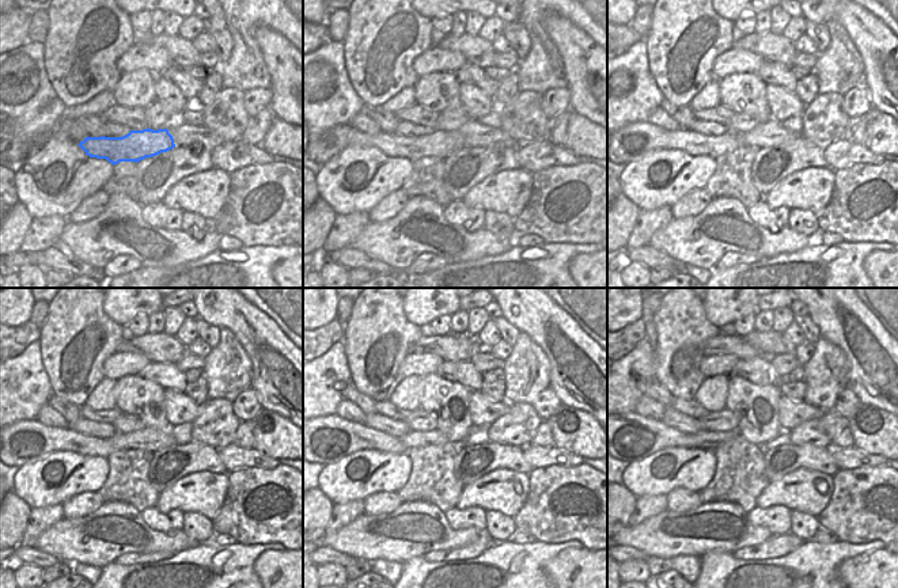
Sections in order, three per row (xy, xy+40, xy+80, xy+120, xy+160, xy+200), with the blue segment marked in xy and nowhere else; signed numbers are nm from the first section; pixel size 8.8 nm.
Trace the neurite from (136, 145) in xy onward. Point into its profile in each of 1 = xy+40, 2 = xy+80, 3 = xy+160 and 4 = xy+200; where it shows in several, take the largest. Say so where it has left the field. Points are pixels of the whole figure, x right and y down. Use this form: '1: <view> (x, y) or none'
1: xy+40 (440, 144)
2: xy+80 (635, 140)
3: xy+160 (330, 437)
4: xy+200 (635, 437)

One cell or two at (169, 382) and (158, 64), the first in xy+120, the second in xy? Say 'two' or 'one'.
two

